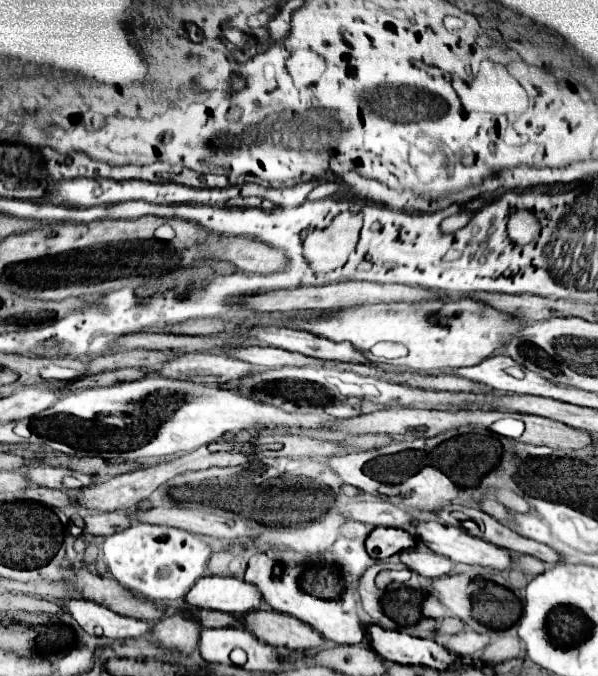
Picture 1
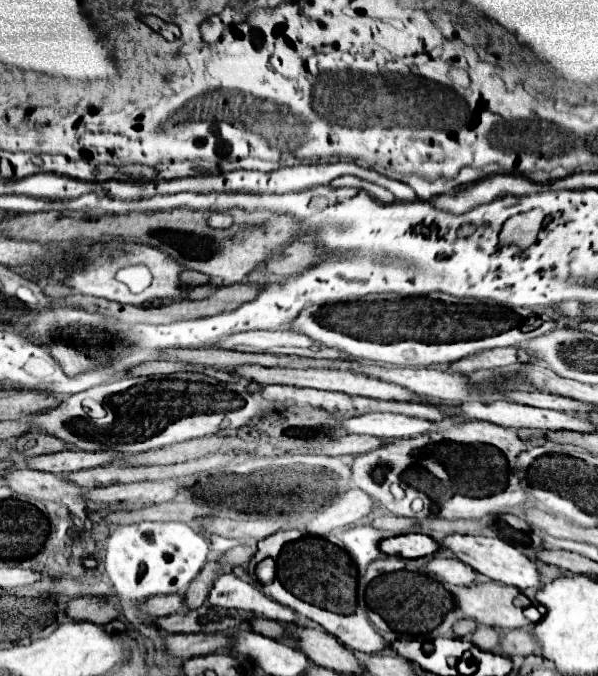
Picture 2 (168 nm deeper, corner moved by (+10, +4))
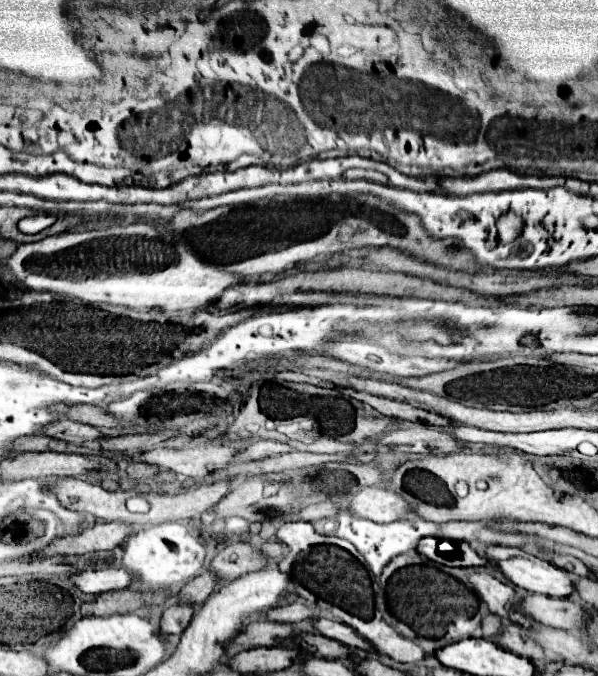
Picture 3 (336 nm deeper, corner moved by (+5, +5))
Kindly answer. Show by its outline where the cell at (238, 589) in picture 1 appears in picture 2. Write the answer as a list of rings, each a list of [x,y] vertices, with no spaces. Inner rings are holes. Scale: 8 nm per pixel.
[[[221,574],[215,580],[209,592],[209,602],[219,608],[257,612],[265,618],[271,618],[283,624],[297,624],[297,626],[303,624],[303,620],[291,608],[285,608],[283,604],[269,600],[261,590],[253,588],[251,584],[237,578],[235,574]]]

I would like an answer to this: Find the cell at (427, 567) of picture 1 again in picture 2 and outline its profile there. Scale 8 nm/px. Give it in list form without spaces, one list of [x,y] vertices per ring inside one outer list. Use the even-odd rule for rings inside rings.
[[[431,558],[429,570],[437,574],[439,580],[451,582],[451,584],[461,584],[461,586],[473,586],[477,582],[475,570],[469,566],[461,564],[459,560],[445,560],[445,558]]]

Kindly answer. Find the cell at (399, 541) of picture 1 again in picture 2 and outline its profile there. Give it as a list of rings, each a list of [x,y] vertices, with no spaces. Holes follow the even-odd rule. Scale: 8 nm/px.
[[[411,532],[411,534],[383,540],[381,550],[385,554],[401,556],[401,558],[425,558],[425,556],[433,556],[435,552],[439,552],[441,546],[427,534]]]

